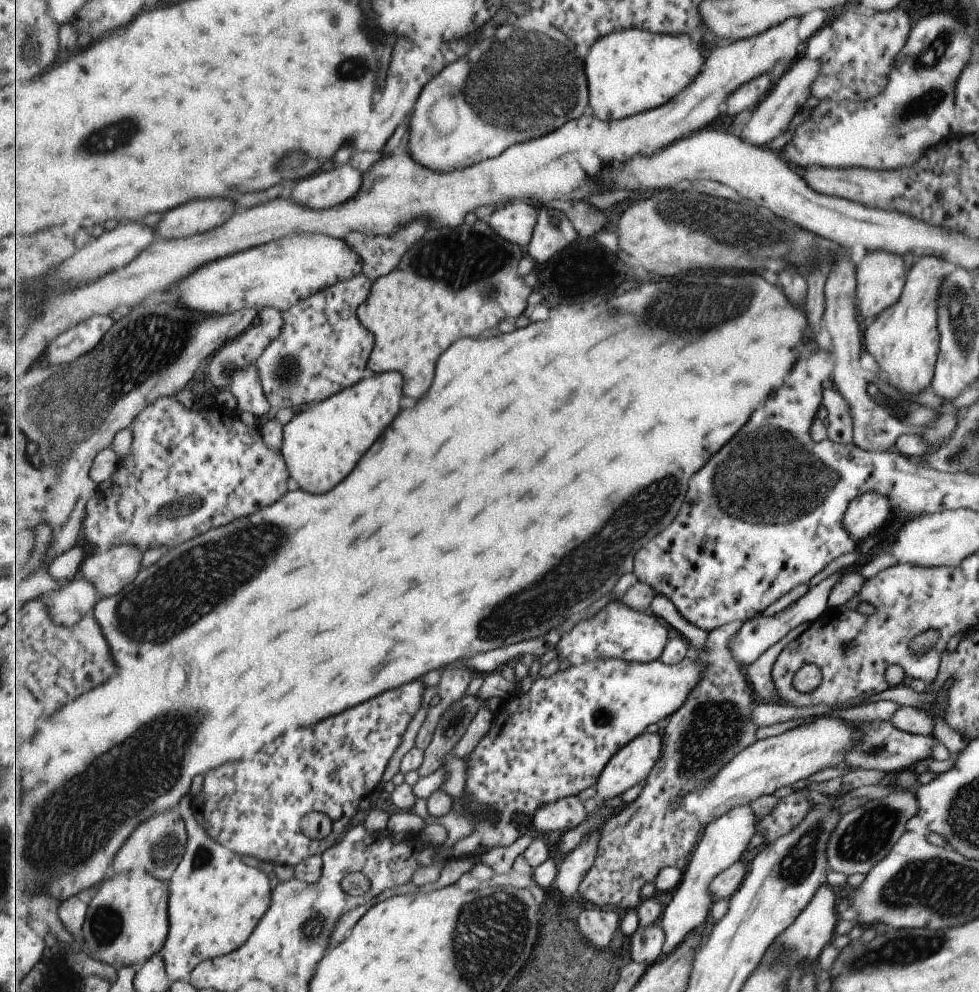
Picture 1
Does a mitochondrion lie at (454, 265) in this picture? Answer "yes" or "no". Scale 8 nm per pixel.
yes

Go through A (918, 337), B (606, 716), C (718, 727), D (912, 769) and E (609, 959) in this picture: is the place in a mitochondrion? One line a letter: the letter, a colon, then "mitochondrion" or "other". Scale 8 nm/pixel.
A: other
B: mitochondrion
C: mitochondrion
D: other
E: mitochondrion

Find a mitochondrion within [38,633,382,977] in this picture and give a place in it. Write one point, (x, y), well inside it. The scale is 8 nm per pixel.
(106, 924)

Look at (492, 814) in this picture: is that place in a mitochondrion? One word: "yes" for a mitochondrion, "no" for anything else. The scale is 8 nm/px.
no

